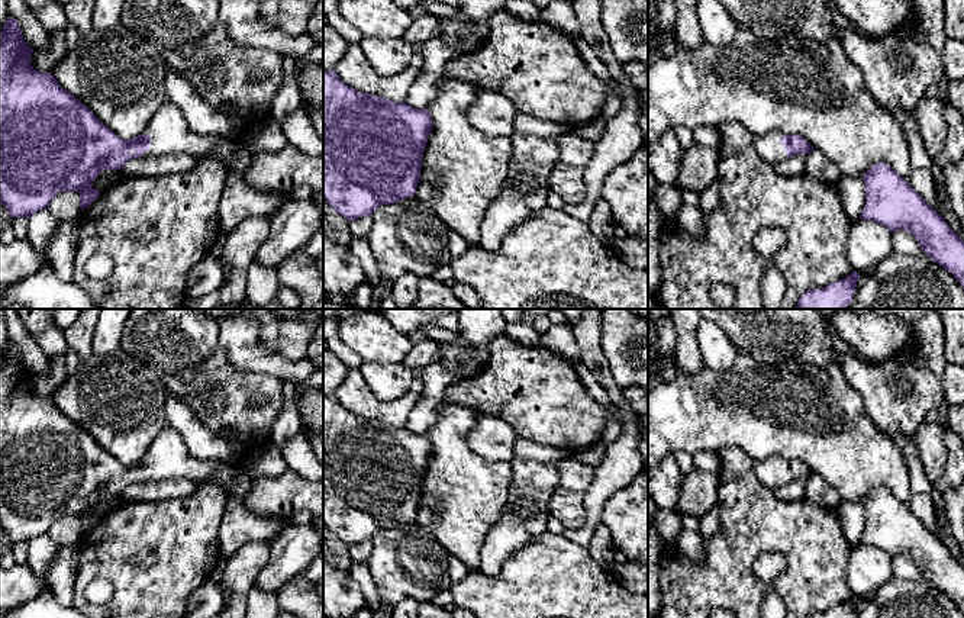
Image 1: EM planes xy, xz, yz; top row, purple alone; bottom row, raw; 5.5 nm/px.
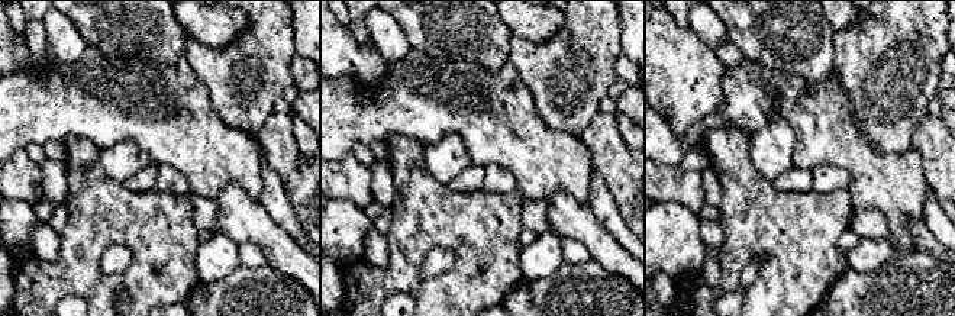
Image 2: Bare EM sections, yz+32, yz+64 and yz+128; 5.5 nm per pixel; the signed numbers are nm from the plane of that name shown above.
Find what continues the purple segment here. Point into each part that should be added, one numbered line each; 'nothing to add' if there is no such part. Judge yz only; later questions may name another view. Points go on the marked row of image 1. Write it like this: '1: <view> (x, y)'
1: yz (769, 147)

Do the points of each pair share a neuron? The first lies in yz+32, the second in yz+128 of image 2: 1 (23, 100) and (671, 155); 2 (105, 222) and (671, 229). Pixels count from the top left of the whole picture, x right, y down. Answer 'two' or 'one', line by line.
1: one
2: two

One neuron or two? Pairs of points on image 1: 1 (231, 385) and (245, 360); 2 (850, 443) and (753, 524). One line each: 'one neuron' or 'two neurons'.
1: two neurons
2: two neurons

